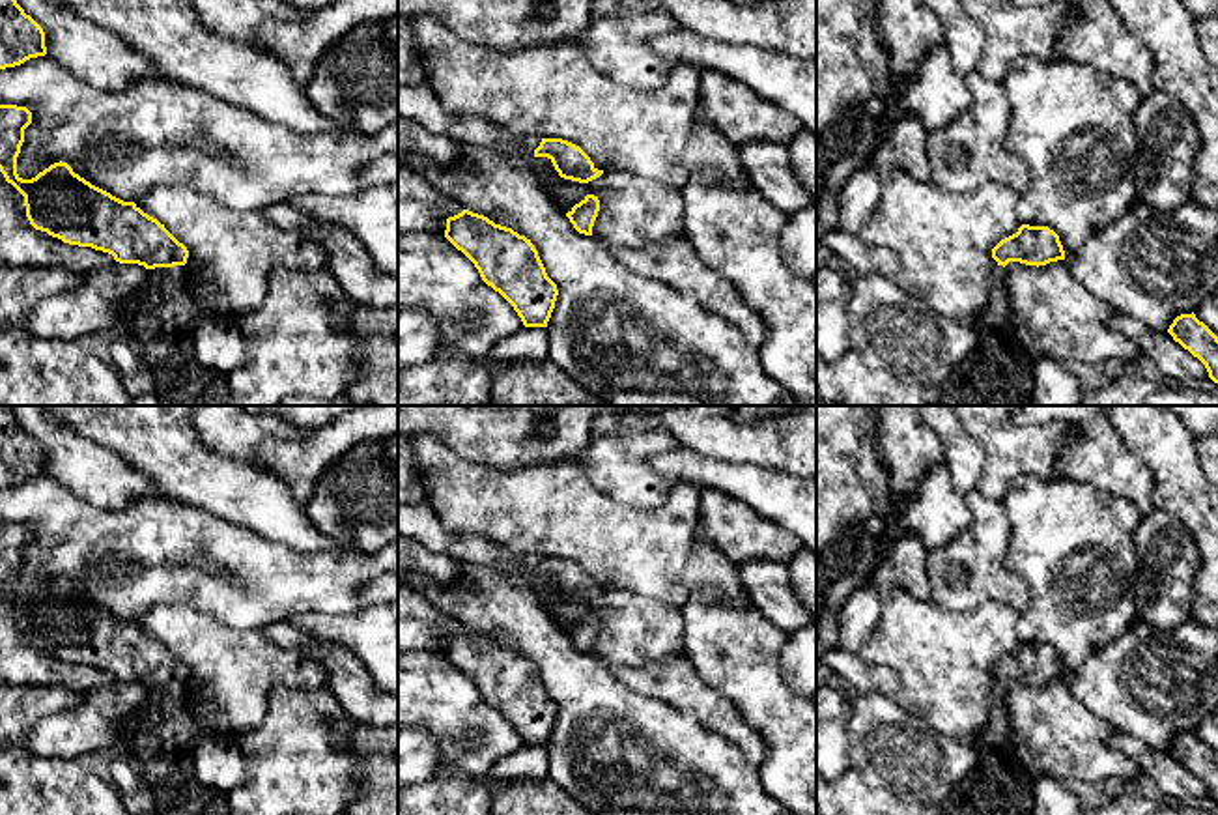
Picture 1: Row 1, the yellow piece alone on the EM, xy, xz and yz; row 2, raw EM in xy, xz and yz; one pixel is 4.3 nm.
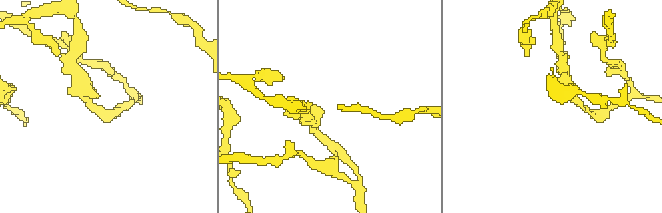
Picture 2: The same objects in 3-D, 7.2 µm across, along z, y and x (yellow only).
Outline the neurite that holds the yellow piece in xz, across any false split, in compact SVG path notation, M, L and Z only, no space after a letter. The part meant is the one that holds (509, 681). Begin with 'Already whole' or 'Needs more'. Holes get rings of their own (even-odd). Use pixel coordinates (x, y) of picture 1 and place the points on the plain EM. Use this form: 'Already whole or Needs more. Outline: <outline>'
Already whole. Outline: M469 628L446 637L445 656L514 725L525 746L547 746L559 708L531 658Z

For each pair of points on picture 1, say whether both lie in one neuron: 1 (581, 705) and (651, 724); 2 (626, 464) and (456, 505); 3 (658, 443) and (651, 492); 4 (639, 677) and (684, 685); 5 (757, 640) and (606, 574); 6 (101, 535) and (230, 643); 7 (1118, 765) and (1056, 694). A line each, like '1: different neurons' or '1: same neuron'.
1: same neuron
2: different neurons
3: same neuron
4: same neuron
5: different neurons
6: different neurons
7: same neuron

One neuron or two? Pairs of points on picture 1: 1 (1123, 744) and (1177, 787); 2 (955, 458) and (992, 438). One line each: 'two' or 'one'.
1: one
2: two

